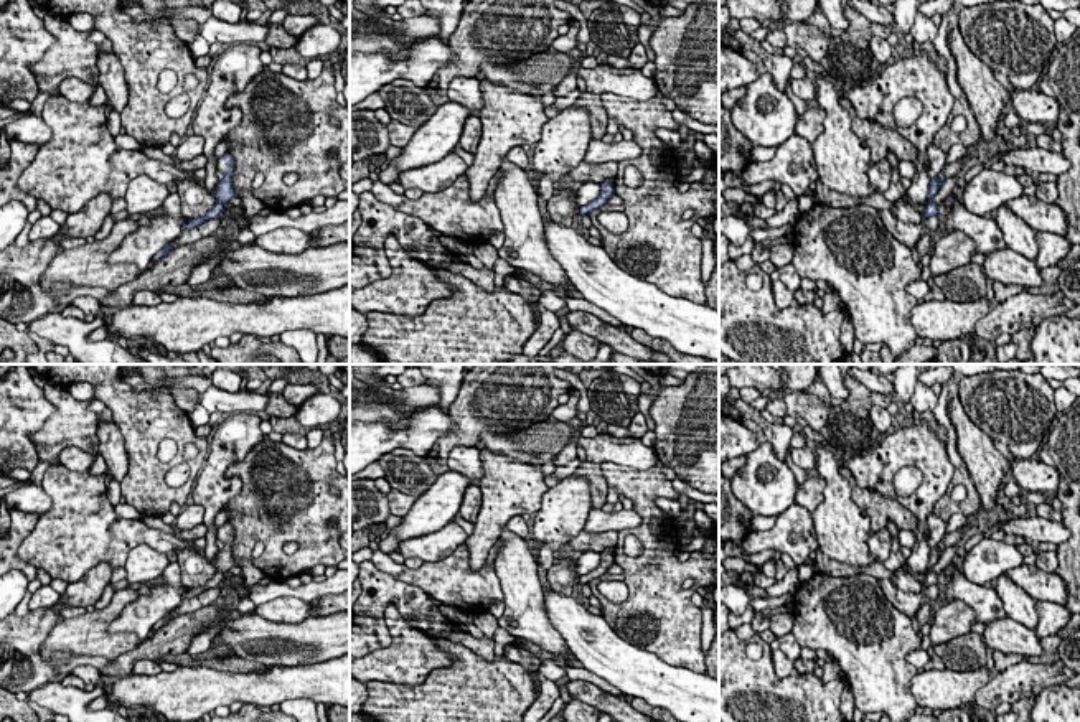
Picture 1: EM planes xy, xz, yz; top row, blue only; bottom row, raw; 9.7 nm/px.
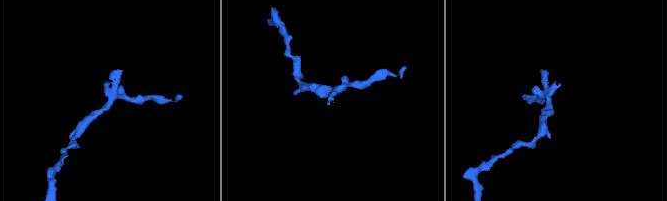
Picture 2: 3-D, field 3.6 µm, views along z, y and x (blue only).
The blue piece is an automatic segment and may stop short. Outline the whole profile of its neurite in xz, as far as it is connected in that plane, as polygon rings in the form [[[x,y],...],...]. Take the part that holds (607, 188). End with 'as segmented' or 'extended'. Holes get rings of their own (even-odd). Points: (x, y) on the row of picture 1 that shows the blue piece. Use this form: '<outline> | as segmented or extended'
[[[602,181],[600,186],[602,186],[600,196],[597,199],[590,201],[589,204],[582,206],[580,216],[585,216],[590,211],[607,204],[608,198],[615,195],[615,188],[612,183]]] | as segmented

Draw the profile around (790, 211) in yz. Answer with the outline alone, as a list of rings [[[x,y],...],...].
[[[796,196],[793,201],[790,201],[780,213],[765,219],[768,227],[777,229],[777,227],[782,227],[785,224],[795,226],[796,216],[800,214],[798,198],[800,196]]]

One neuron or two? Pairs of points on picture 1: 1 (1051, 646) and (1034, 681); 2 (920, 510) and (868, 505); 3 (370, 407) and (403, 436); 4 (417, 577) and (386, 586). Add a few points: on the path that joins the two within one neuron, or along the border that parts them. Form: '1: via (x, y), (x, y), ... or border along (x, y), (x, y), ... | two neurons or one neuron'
1: border along (1026, 658), (1036, 663), (1054, 663), (1059, 660) | two neurons
2: border along (869, 490), (899, 501), (917, 520), (917, 526) | two neurons
3: border along (426, 409), (417, 409), (393, 424), (366, 424) | two neurons
4: border along (370, 561), (378, 569), (417, 586), (429, 597) | two neurons

